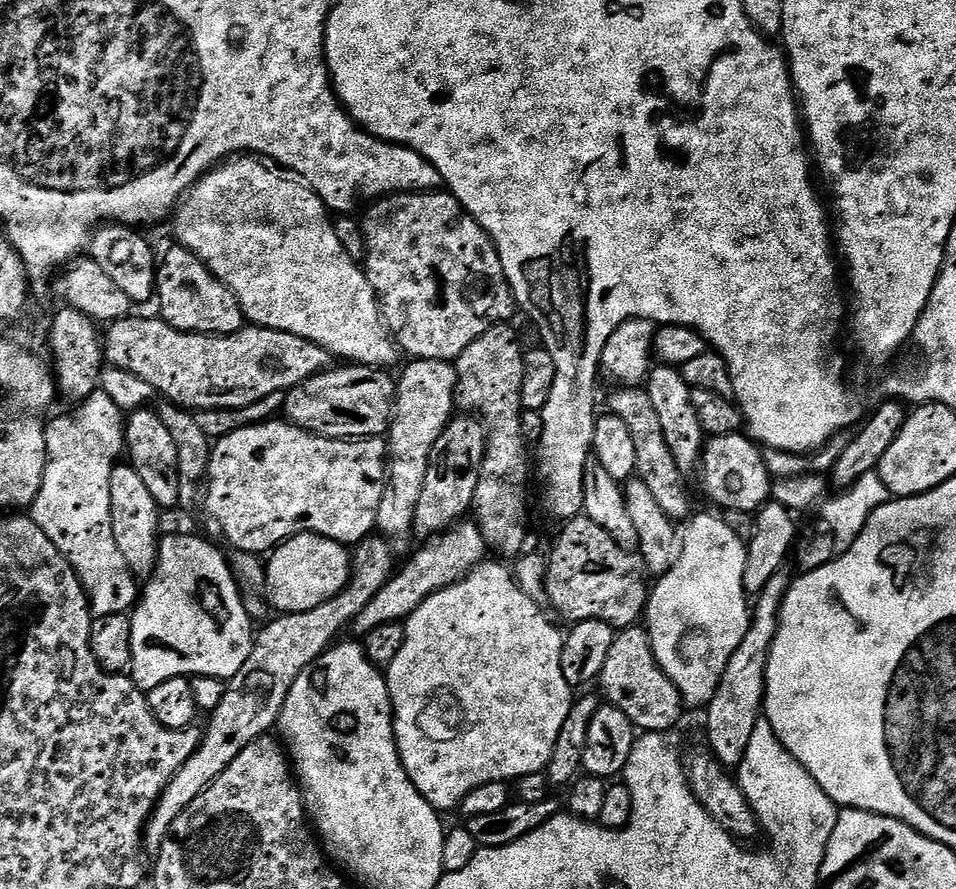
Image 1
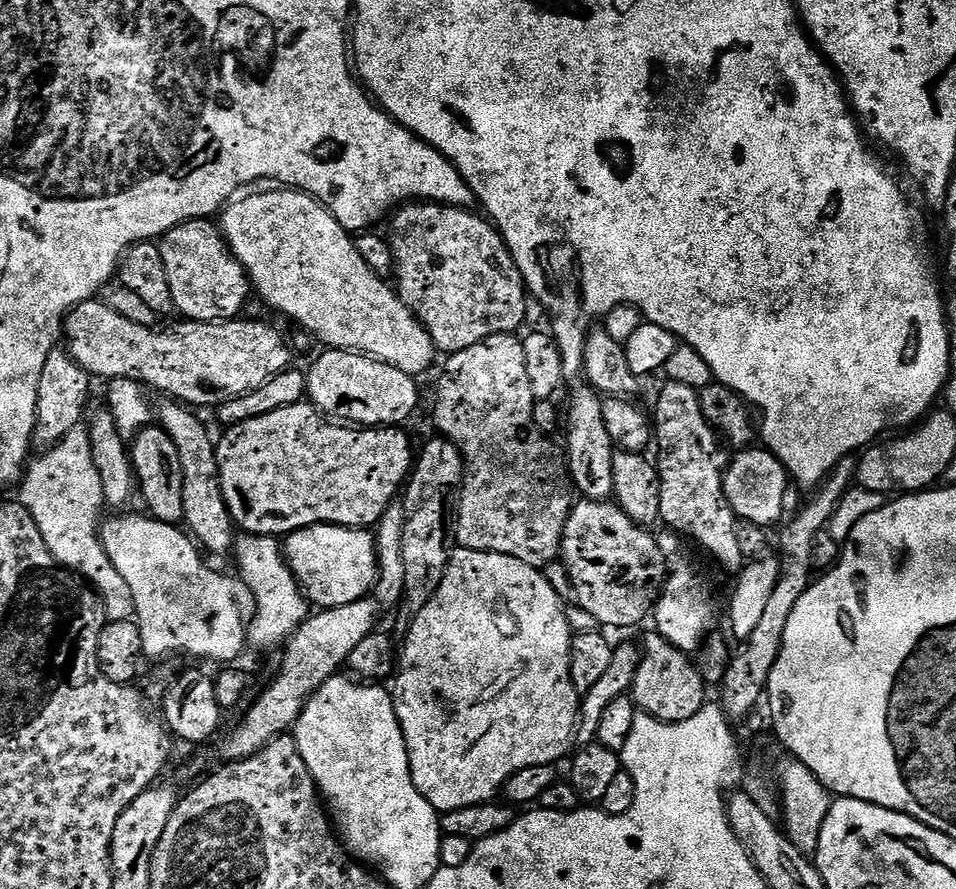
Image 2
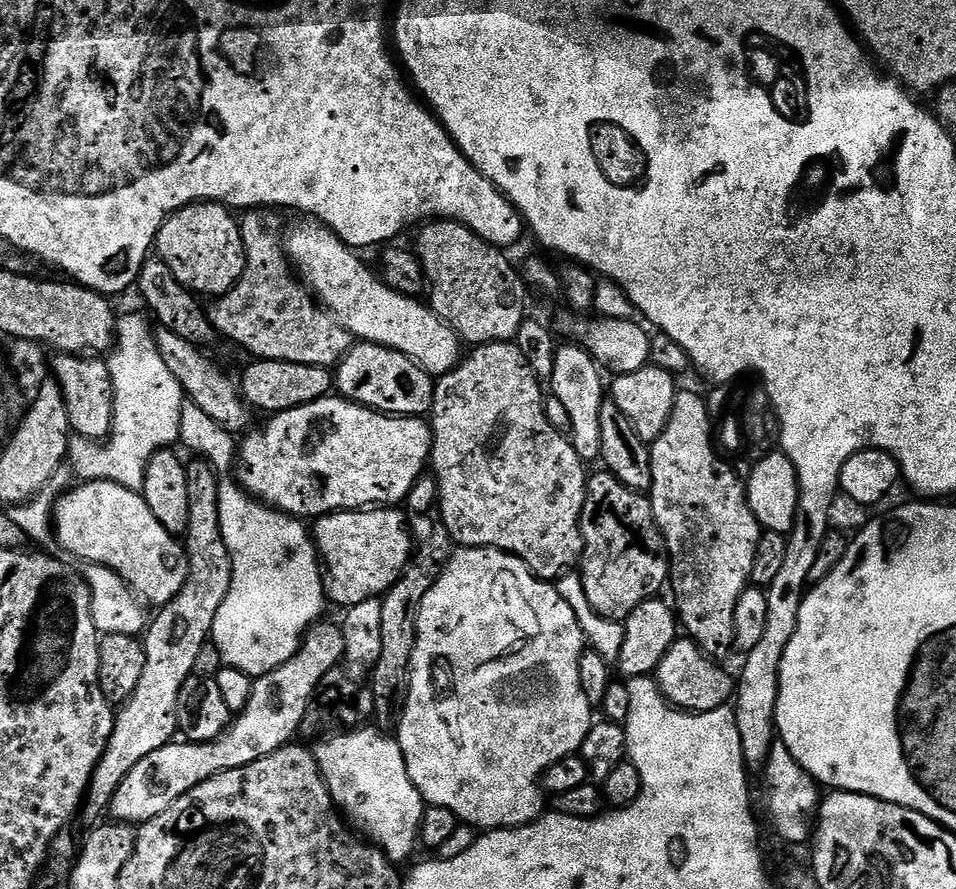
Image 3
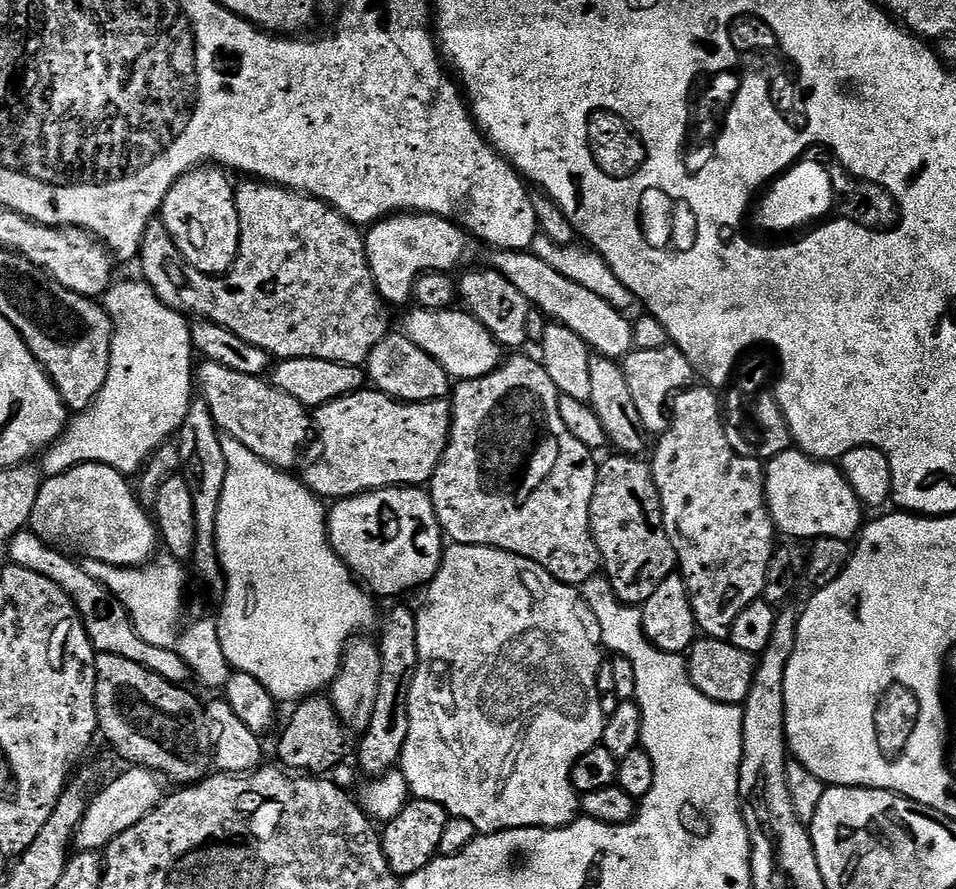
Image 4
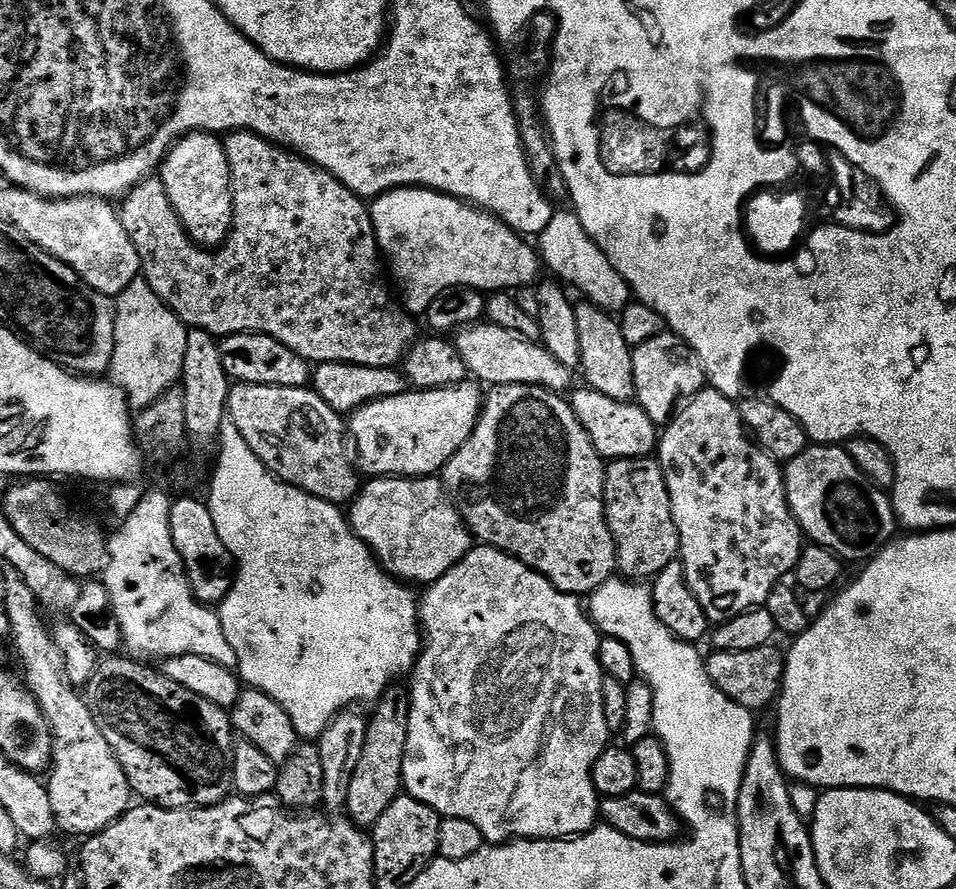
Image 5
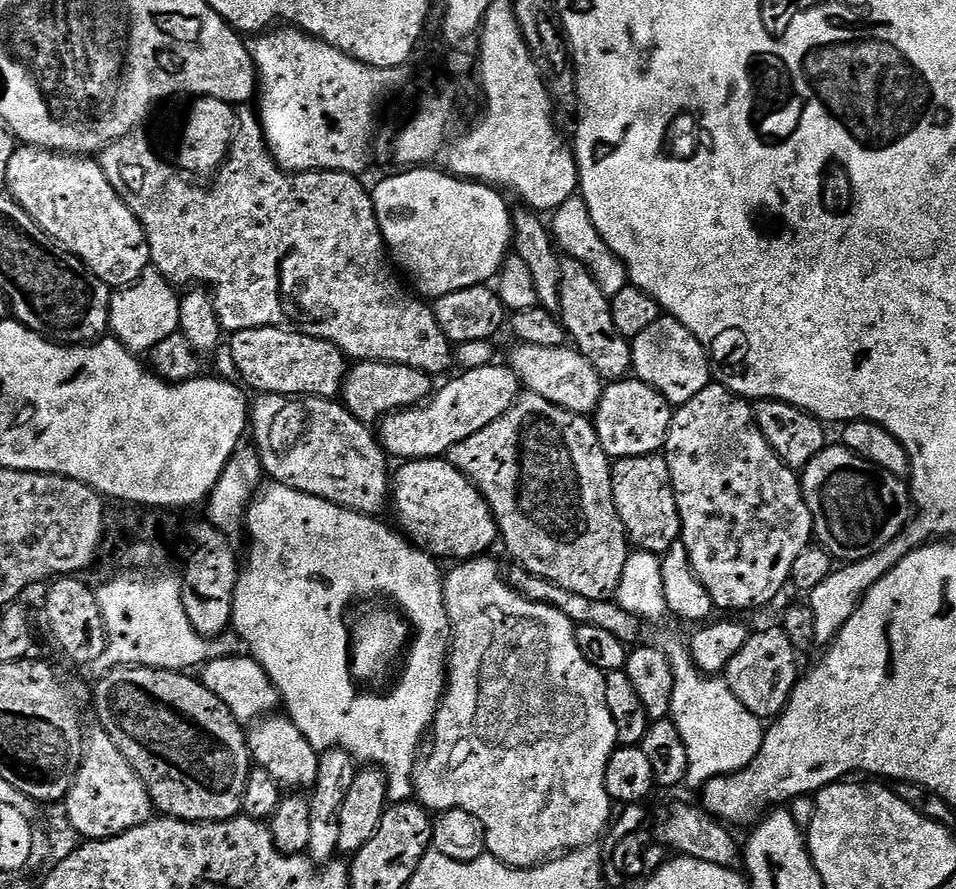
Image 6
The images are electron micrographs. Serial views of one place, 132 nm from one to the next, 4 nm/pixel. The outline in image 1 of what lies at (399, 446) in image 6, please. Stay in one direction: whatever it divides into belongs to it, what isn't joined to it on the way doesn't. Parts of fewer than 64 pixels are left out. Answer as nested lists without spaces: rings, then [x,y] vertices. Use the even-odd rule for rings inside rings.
[[[284,418],[251,424],[226,438],[215,441],[208,467],[204,504],[228,539],[229,549],[253,554],[268,554],[291,536],[309,532],[345,546],[355,546],[373,535],[378,506],[388,479],[388,445],[380,438],[330,440],[316,436]]]

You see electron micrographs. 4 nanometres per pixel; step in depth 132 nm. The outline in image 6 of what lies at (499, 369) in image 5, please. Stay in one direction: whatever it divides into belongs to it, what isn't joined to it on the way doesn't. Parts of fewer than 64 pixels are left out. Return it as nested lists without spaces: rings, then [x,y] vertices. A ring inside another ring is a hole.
[[[520,344],[512,352],[510,367],[527,391],[554,402],[567,412],[595,413],[600,401],[602,381],[594,366],[590,366],[590,362],[586,362],[584,355],[577,352],[575,347],[543,348]]]

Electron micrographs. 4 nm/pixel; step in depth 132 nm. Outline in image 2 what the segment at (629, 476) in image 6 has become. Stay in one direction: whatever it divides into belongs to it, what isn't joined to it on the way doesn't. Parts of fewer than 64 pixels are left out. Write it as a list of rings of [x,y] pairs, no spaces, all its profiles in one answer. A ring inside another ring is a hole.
[[[580,498],[572,505],[572,513],[564,527],[562,563],[568,571],[575,603],[586,609],[595,618],[597,625],[605,629],[632,628],[642,623],[647,616],[649,619],[653,615],[656,601],[664,590],[666,557],[660,548],[659,539],[648,532],[651,531],[643,524],[634,523],[615,502]]]

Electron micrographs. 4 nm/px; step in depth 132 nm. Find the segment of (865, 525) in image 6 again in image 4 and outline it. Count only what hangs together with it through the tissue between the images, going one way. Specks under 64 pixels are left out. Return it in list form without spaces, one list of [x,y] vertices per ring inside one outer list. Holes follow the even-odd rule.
[[[799,450],[783,452],[767,461],[764,470],[764,497],[768,500],[768,512],[777,529],[783,535],[785,532],[788,536],[797,536],[800,540],[808,540],[807,542],[818,540],[851,541],[853,538],[859,537],[862,525],[866,520],[865,509],[854,494],[854,490],[850,490],[850,484],[840,473],[839,467],[832,462],[813,460],[812,457]]]

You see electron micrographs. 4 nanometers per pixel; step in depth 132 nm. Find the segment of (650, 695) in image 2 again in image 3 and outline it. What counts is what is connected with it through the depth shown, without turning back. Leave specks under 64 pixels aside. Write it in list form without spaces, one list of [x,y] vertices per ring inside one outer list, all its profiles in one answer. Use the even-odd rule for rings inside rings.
[[[677,638],[666,650],[662,662],[656,667],[654,679],[660,692],[668,699],[668,703],[686,712],[709,712],[715,708],[725,707],[733,699],[738,687],[737,681],[724,668],[716,668],[717,661],[707,656],[690,638]]]

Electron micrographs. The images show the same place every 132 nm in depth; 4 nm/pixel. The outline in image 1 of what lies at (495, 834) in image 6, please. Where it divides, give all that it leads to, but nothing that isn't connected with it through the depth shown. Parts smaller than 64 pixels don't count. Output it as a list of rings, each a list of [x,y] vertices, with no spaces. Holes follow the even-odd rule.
[[[482,562],[477,568],[472,569],[467,576],[462,577],[459,582],[452,584],[449,588],[438,590],[430,598],[426,598],[426,602],[422,602],[422,606],[418,606],[418,610],[414,610],[408,619],[403,621],[406,630],[406,642],[402,642],[402,650],[398,650],[398,658],[394,658],[394,662],[390,662],[386,669],[386,679],[388,682],[388,693],[392,699],[392,718],[396,725],[396,745],[400,751],[400,761],[406,770],[406,774],[410,778],[410,782],[414,782],[414,786],[422,794],[422,798],[426,798],[426,802],[430,802],[430,806],[434,806],[436,811],[441,814],[447,814],[448,811],[459,809],[462,798],[466,798],[466,794],[470,794],[470,790],[478,790],[478,786],[486,786],[486,782],[515,782],[521,776],[529,776],[535,772],[544,772],[547,769],[550,758],[554,754],[554,742],[558,742],[558,734],[562,734],[562,722],[566,722],[566,714],[570,714],[574,703],[574,690],[566,682],[566,678],[562,674],[562,646],[564,645],[565,633],[559,632],[550,621],[544,617],[544,612],[535,603],[533,597],[528,596],[516,585],[516,577],[511,567],[503,568],[500,564],[488,564]]]

